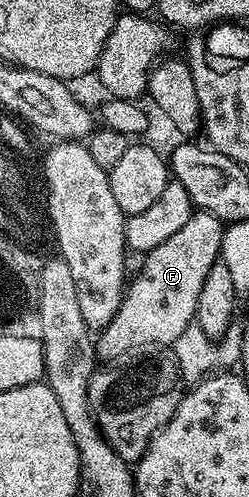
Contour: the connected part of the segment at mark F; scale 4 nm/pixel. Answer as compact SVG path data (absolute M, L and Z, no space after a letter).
M193 212L190 220L186 220L183 228L178 228L170 240L158 244L158 248L149 250L143 255L144 267L140 270L140 278L127 283L124 299L120 302L114 320L105 330L99 331L95 339L96 352L104 360L120 360L129 353L131 346L148 346L147 348L168 348L173 345L172 336L182 336L188 326L193 325L198 308L198 292L202 290L202 283L206 280L206 272L213 263L220 258L220 249L224 239L225 223L203 212Z

